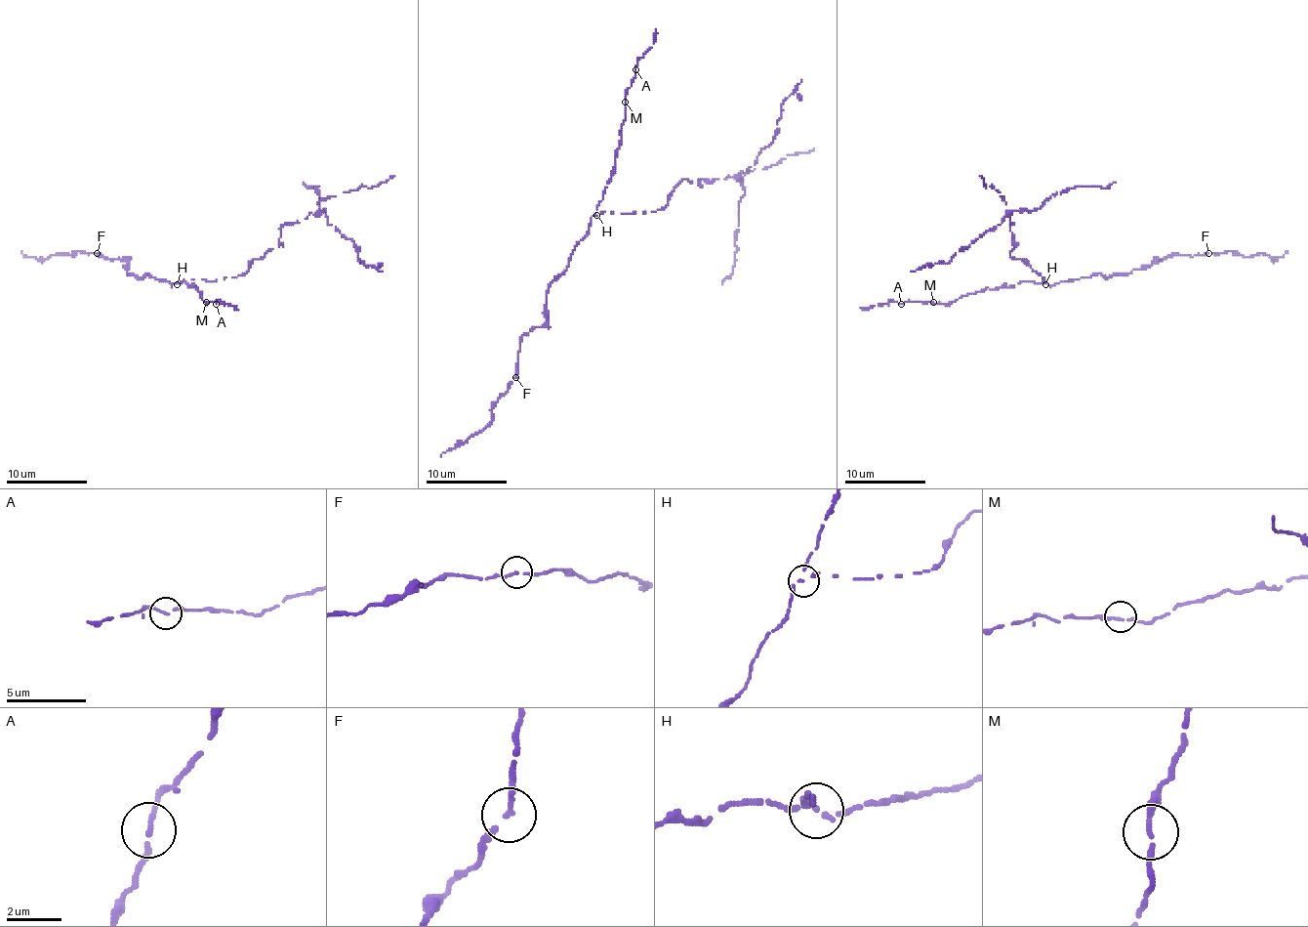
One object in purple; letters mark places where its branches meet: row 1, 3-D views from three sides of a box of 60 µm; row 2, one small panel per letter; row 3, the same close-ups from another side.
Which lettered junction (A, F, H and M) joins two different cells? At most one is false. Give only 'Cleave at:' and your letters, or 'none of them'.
Cleave at: H

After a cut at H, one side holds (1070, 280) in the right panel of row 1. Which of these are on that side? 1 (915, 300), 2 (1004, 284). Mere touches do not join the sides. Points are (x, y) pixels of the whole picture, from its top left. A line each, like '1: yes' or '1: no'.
1: yes
2: yes

